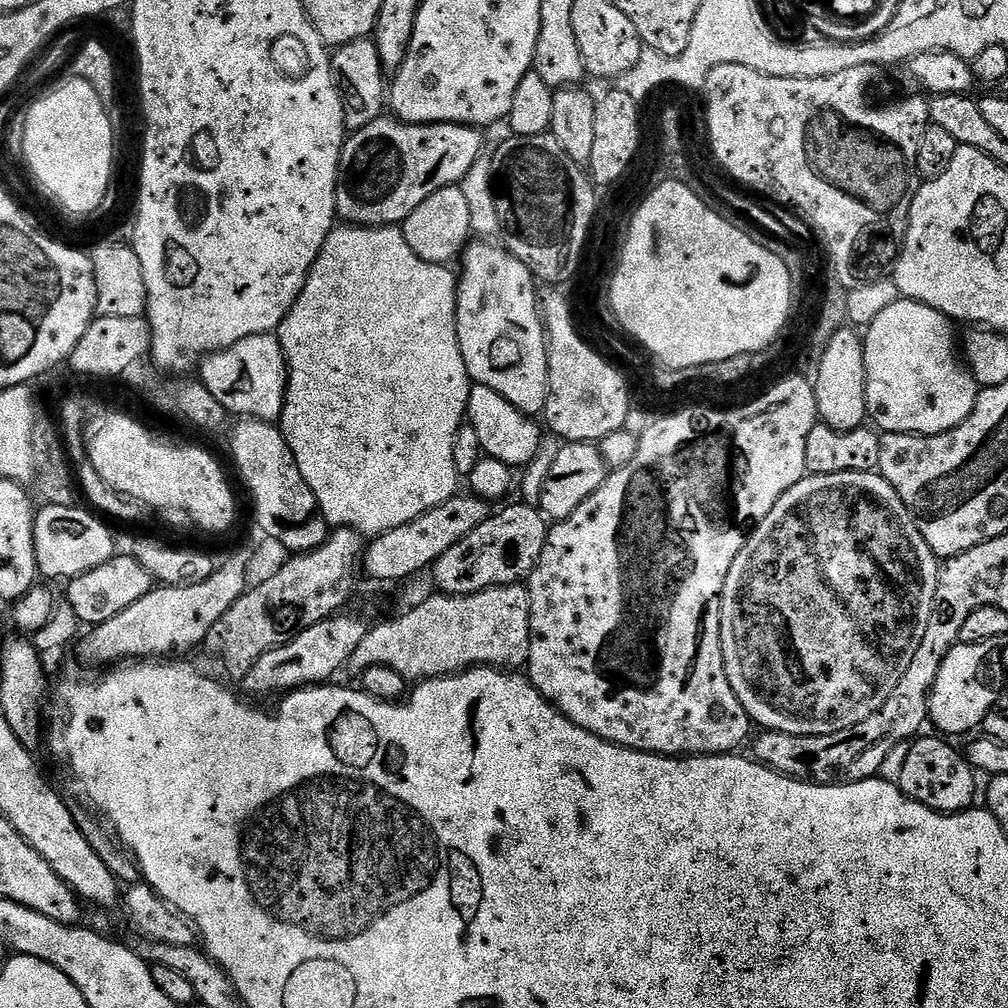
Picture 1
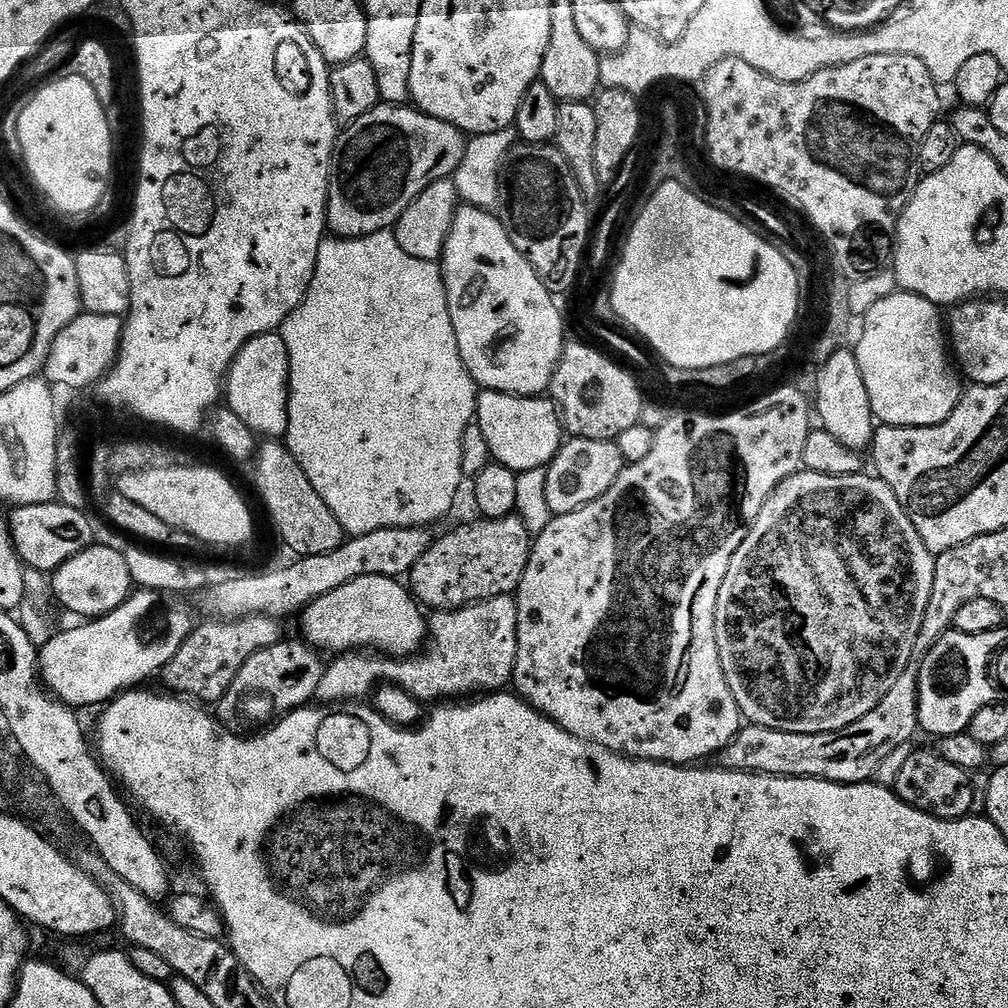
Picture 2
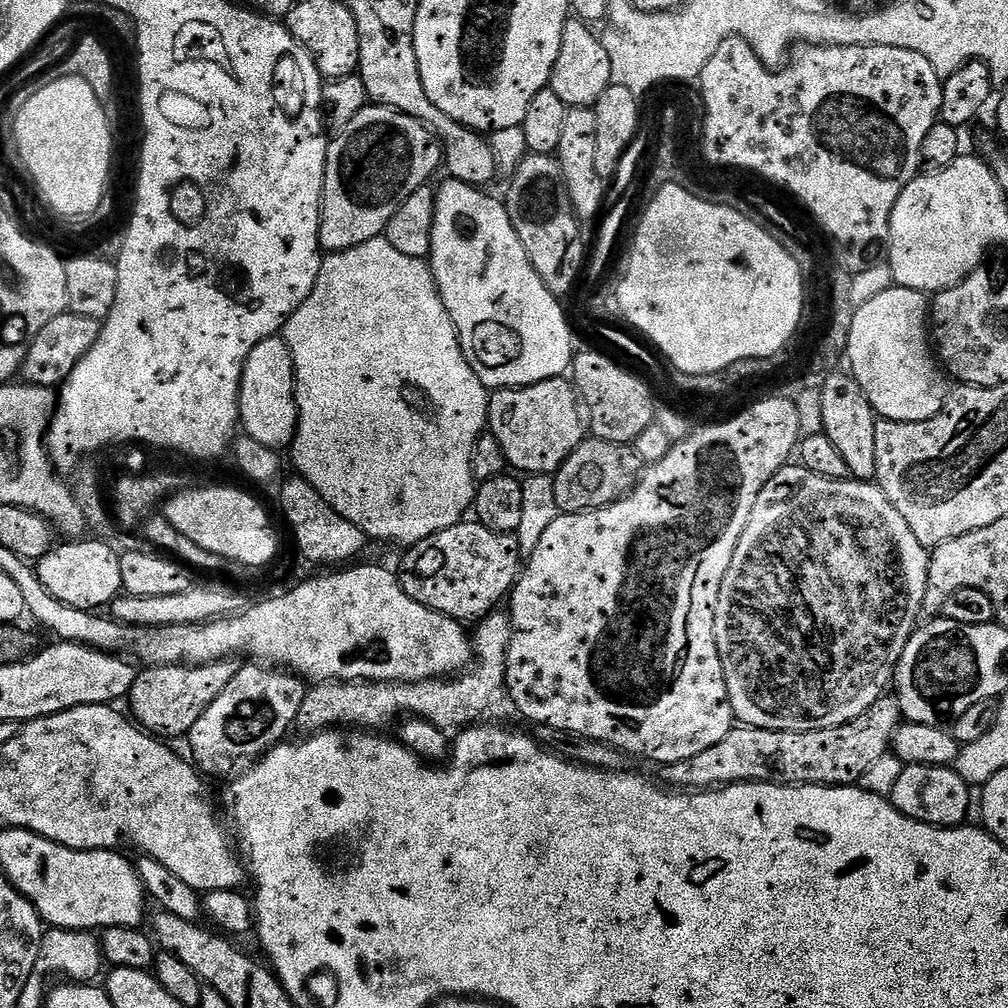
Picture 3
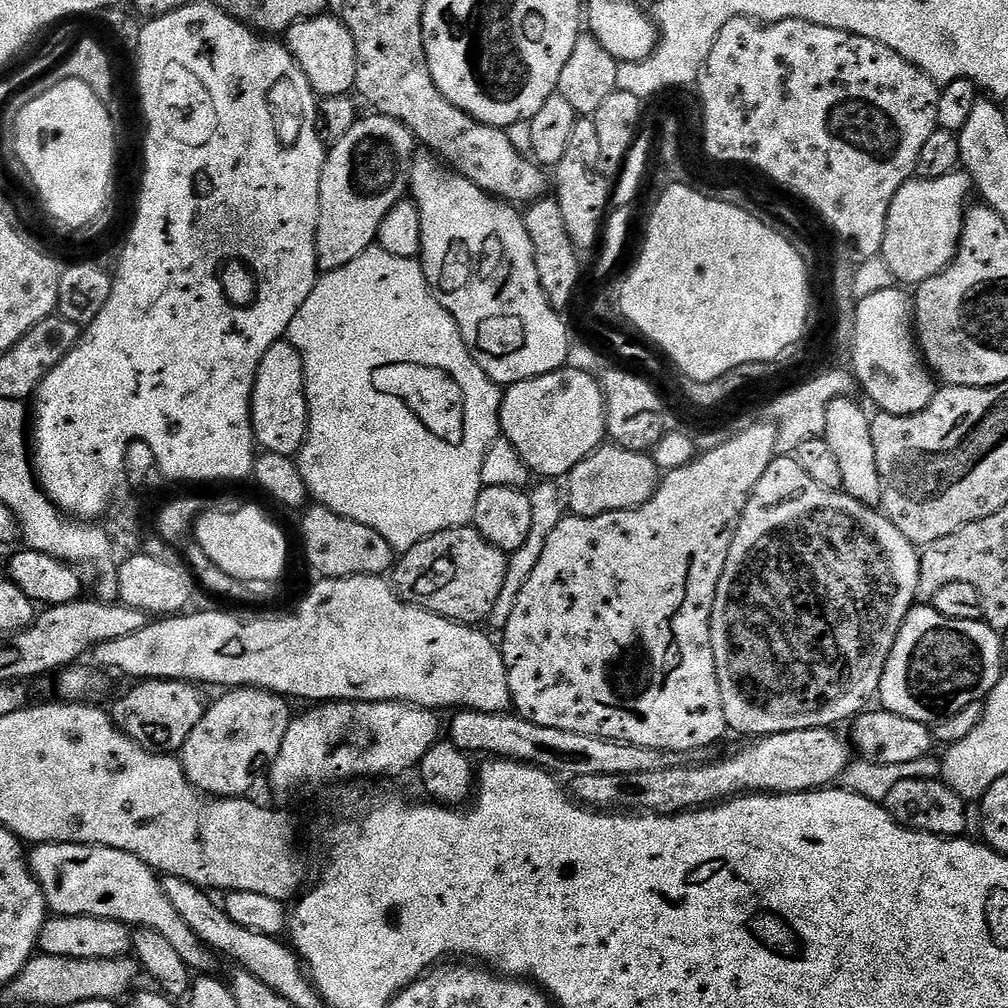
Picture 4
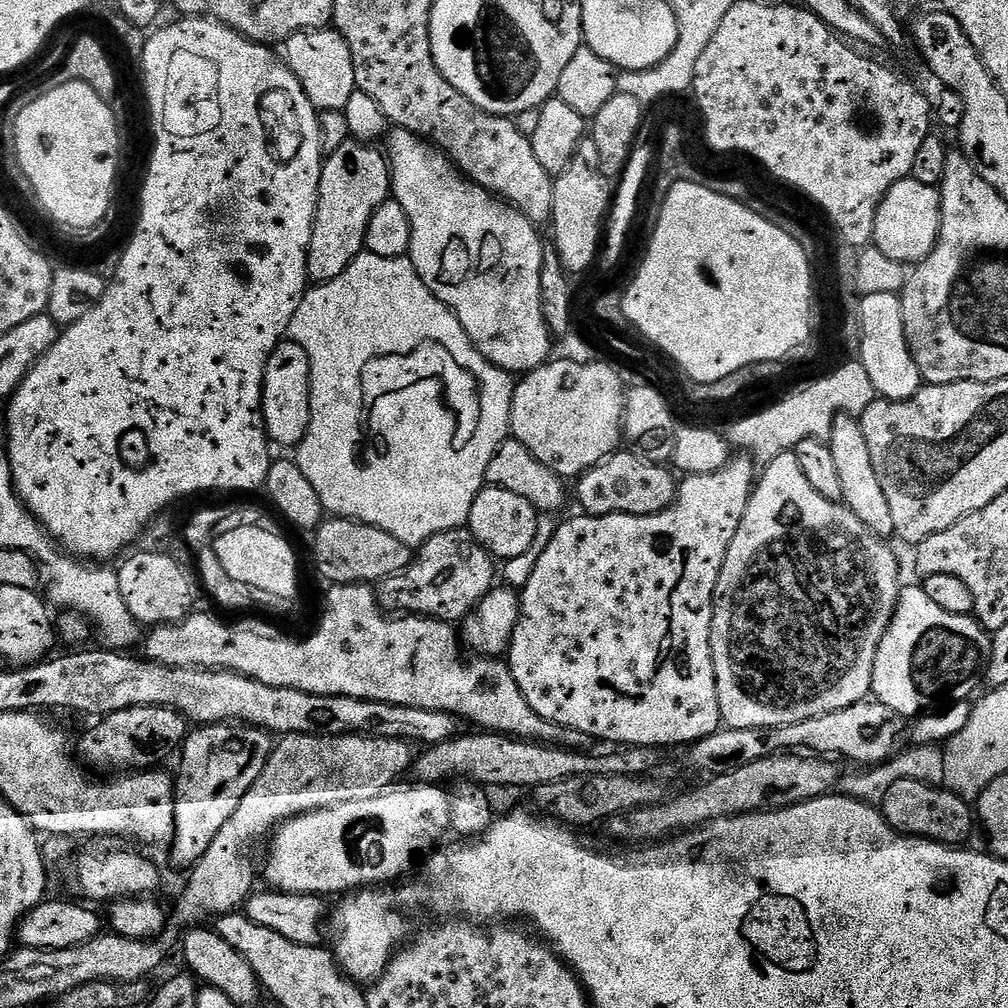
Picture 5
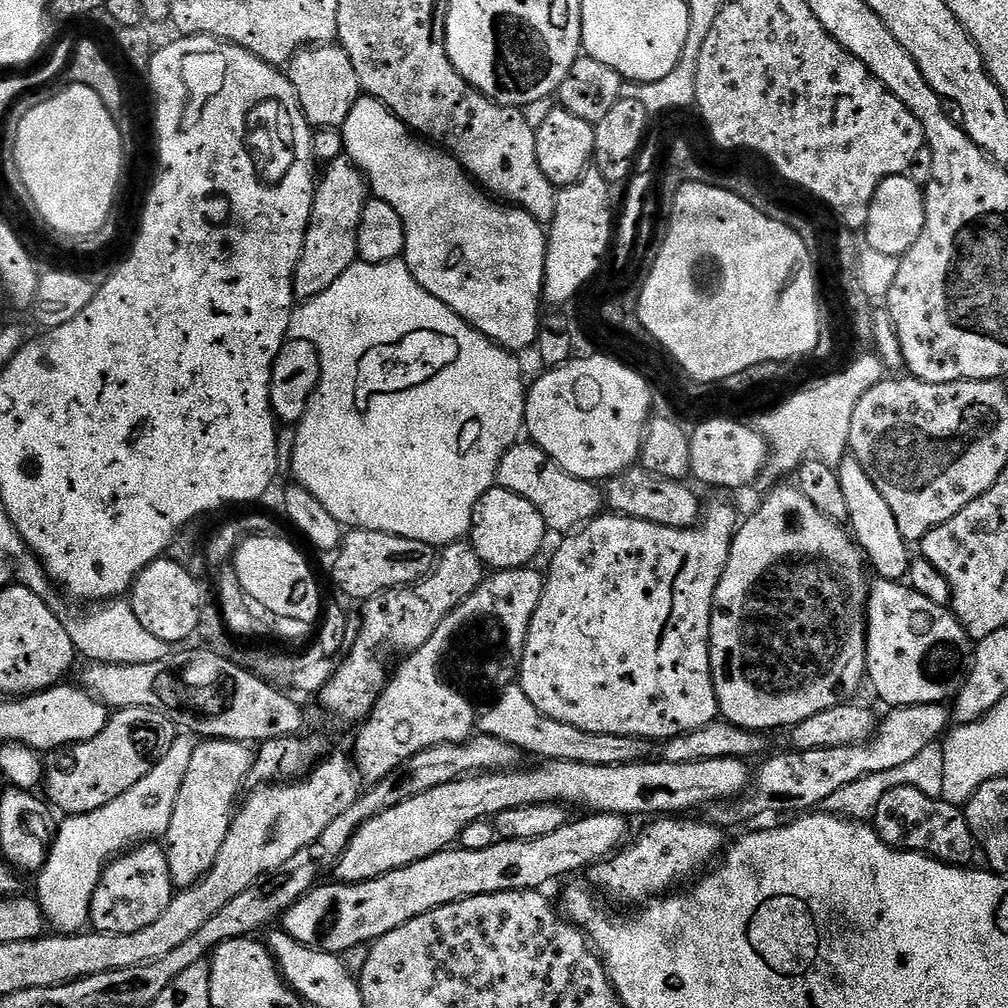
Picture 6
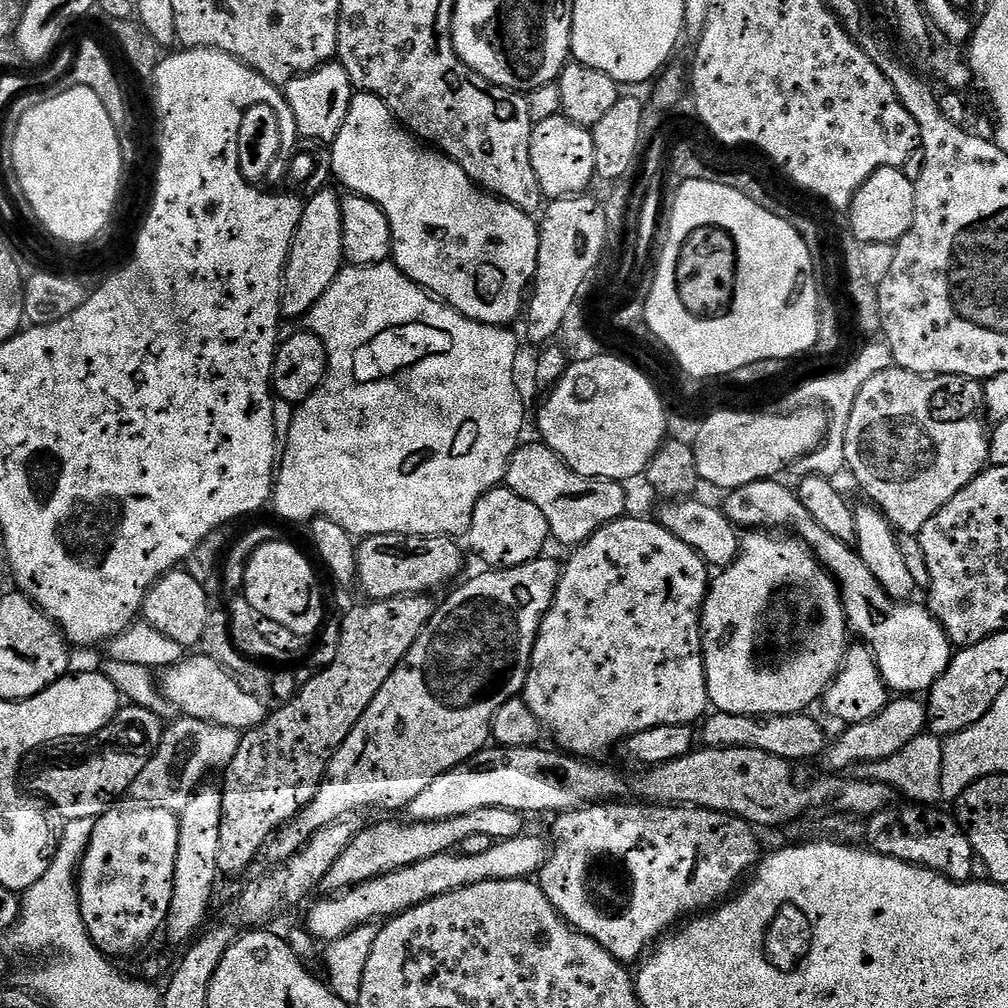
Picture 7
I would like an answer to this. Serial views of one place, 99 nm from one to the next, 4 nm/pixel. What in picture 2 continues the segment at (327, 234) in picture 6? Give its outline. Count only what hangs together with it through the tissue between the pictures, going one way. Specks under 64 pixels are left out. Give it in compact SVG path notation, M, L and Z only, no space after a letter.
M383 102L377 104L374 110L370 110L370 114L362 114L362 118L358 118L353 124L347 125L347 127L345 127L336 137L336 149L332 155L332 177L328 183L327 227L331 229L331 231L333 228L333 230L336 231L333 233L340 238L369 236L375 232L387 232L395 229L398 218L402 218L406 206L410 206L410 202L414 202L414 198L418 198L418 194L422 194L422 190L426 190L426 186L430 186L436 180L447 180L455 177L457 173L459 173L460 163L464 157L465 143L465 133L459 132L454 126L450 126L438 118L428 116L426 113L417 110L415 107L397 106L394 104L385 104Z

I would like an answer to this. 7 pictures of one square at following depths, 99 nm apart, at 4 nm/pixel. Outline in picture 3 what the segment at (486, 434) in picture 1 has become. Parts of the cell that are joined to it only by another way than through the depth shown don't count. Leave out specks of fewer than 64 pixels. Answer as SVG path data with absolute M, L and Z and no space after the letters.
M568 378L493 391L488 402L488 428L502 446L505 461L523 474L554 474L586 438L582 404Z

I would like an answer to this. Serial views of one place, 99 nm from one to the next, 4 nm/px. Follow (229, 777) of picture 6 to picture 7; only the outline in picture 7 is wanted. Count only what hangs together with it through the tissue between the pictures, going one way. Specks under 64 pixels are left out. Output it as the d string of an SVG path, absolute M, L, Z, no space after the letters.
M201 786L179 812L178 862L174 862L174 894L170 902L166 933L172 944L184 944L196 940L205 927L208 907L212 904L212 891L220 876L218 870L218 838L222 826L222 794L220 788Z

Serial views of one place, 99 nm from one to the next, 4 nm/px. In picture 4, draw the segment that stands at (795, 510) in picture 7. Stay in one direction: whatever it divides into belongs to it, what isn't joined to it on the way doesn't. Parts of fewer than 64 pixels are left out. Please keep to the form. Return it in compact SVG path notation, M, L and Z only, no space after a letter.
M914 606L910 614L906 614L902 630L898 630L894 650L890 650L890 658L882 674L878 700L884 703L881 704L883 711L935 726L947 716L958 714L958 710L970 706L970 702L987 701L994 686L998 686L1000 679L1006 675L1004 648L1000 640L1001 633L994 631L984 620L955 620L938 614L938 610L931 606Z

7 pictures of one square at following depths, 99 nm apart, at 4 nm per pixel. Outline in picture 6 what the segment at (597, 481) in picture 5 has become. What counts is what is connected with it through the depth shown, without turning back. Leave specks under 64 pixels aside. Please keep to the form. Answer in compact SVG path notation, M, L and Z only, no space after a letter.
M633 466L607 481L602 496L613 513L629 516L635 520L654 522L658 526L691 528L702 512L700 500L687 488L684 480L671 480L665 476L653 476L645 468Z

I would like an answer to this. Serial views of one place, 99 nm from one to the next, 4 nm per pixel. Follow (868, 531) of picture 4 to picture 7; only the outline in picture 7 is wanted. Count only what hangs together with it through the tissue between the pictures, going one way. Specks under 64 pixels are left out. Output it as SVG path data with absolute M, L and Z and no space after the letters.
M752 530L743 537L742 554L729 568L723 569L720 576L711 581L708 597L704 600L704 610L700 613L700 626L704 637L704 669L708 679L708 698L711 707L726 714L742 714L743 716L785 716L795 712L804 712L812 703L819 701L824 691L832 685L832 679L840 672L844 664L844 656L850 647L850 629L848 618L844 613L844 603L840 597L840 586L828 572L820 565L812 549L795 535L769 534L764 530Z

